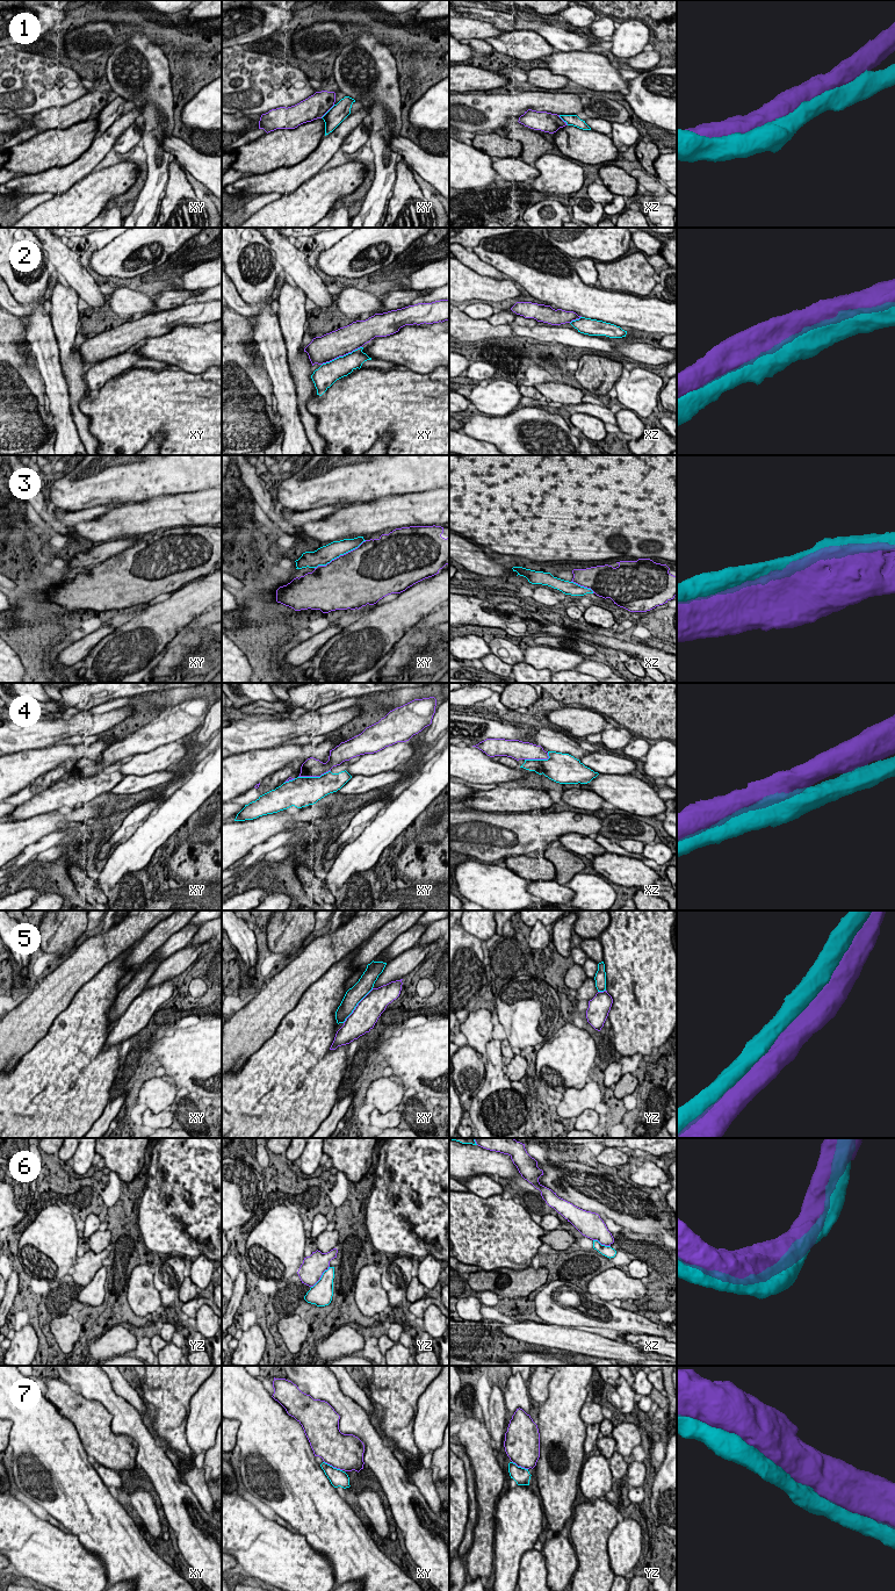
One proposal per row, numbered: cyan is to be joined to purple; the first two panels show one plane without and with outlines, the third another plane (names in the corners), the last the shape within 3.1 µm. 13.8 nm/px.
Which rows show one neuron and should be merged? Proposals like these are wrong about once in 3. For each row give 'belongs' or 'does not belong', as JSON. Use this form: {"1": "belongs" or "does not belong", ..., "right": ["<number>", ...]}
{"1": "belongs", "2": "belongs", "3": "belongs", "4": "belongs", "5": "belongs", "6": "belongs", "7": "belongs", "right": ["1", "2", "3", "4", "5", "6", "7"]}

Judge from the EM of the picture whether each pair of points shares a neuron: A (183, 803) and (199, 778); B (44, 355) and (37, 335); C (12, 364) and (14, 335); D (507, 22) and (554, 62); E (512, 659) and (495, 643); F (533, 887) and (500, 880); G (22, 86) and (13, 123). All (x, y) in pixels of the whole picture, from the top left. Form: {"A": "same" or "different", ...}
{"A": "same", "B": "same", "C": "same", "D": "different", "E": "same", "F": "different", "G": "different"}

